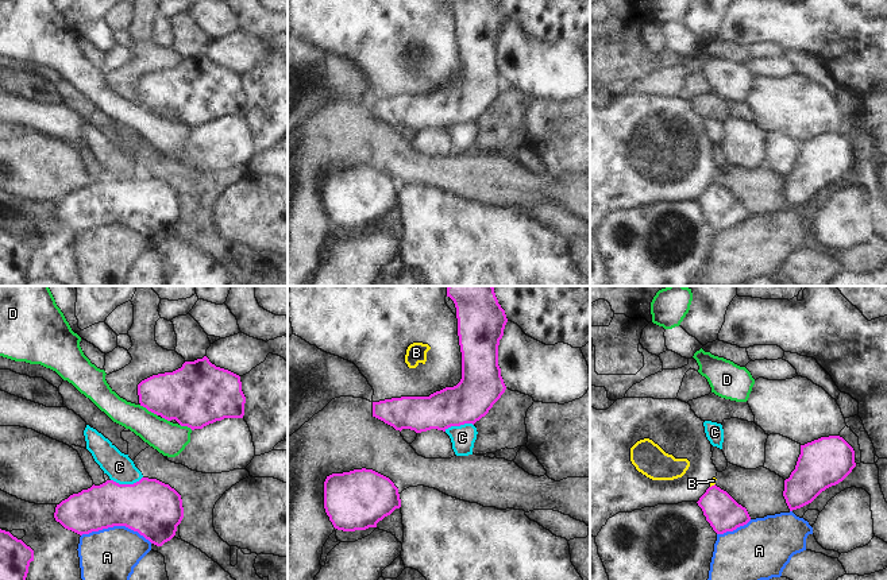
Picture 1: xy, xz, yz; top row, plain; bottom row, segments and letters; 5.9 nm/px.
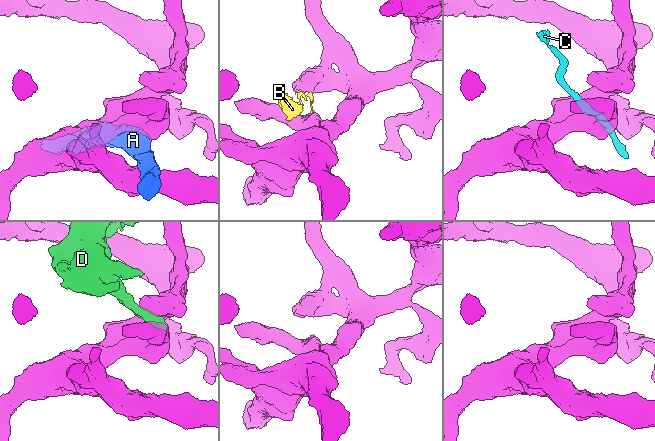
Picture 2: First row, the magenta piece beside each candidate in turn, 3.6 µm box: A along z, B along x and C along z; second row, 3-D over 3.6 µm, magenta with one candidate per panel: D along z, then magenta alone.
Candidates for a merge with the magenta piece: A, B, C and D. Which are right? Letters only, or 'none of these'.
none of these

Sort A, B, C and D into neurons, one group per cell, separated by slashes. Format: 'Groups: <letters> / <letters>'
Groups: A / B / C / D.

